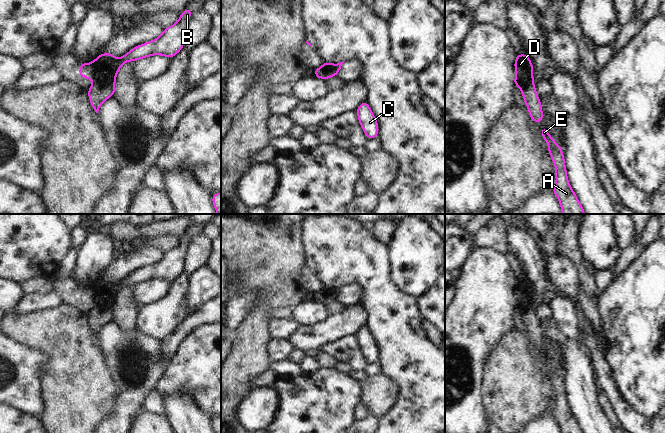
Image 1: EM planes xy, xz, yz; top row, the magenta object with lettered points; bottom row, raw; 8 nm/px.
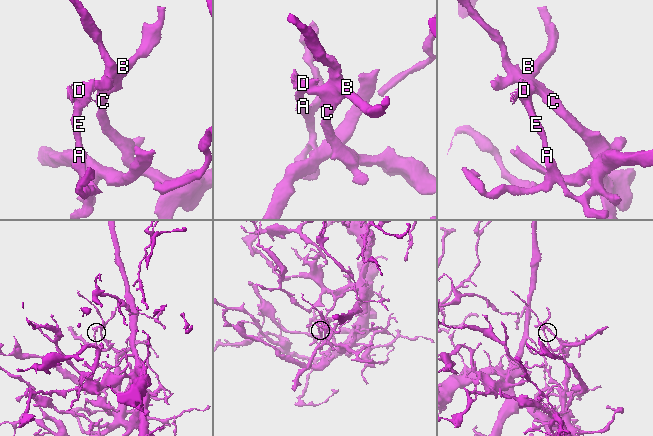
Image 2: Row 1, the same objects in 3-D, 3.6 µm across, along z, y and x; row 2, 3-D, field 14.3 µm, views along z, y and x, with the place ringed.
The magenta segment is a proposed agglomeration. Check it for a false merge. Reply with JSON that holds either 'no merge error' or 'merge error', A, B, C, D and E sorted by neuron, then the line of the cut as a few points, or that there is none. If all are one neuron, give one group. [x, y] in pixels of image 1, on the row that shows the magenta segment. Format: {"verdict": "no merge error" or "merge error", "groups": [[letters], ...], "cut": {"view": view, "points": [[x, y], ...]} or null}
{"verdict": "merge error", "groups": [["A", "E"], ["B", "C", "D"]], "cut": {"view": "xy", "points": [[94, 83], [110, 89], [112, 94]]}}

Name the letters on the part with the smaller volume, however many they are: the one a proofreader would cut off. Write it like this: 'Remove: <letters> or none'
Remove: A, E.

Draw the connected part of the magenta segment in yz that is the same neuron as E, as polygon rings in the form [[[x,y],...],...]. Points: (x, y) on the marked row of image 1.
[[[545,126],[541,128],[540,134],[548,144],[548,153],[555,165],[556,183],[553,188],[553,193],[559,200],[562,214],[585,214],[585,210],[567,178],[567,168],[565,166],[562,147],[550,136]]]

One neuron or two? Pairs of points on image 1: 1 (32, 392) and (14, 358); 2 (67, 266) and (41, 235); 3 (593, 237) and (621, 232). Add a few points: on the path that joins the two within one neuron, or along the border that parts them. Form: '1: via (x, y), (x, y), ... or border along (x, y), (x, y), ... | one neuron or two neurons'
1: via (24, 384), (19, 379), (18, 366) | one neuron
2: border along (73, 247), (63, 259), (57, 271) | two neurons
3: border along (612, 224), (616, 244), (621, 250) | two neurons

